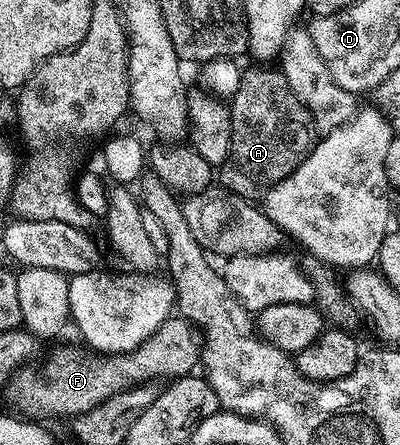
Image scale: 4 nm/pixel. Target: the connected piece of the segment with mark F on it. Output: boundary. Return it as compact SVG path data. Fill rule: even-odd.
M172 314L160 325L156 334L150 336L135 352L123 352L119 356L107 356L79 346L79 348L62 348L59 352L52 353L50 361L27 382L26 404L30 407L31 414L29 413L29 415L34 418L42 418L38 416L70 416L70 418L76 418L80 414L100 406L100 402L104 402L112 394L122 392L136 384L153 381L158 378L156 376L177 378L191 375L199 367L199 364L199 329L183 316Z

